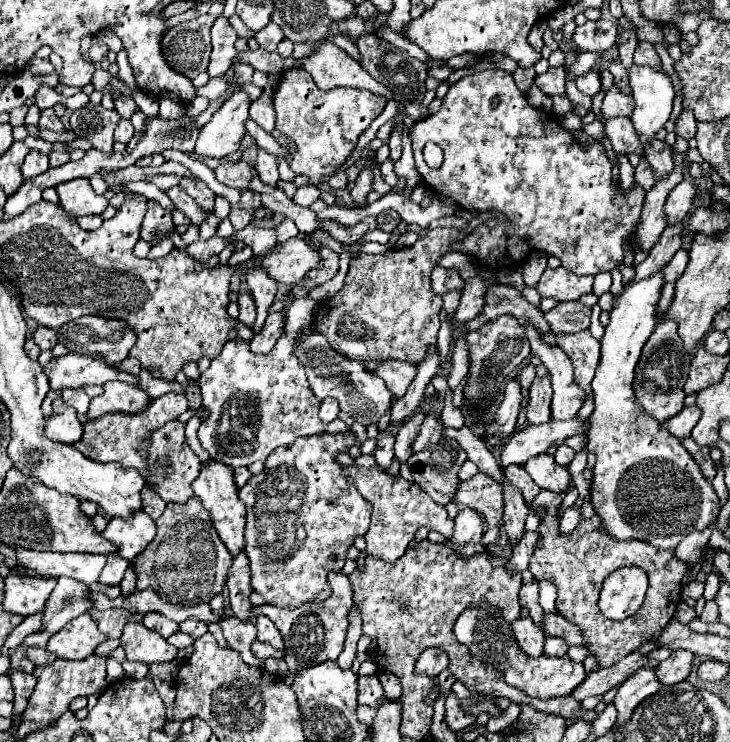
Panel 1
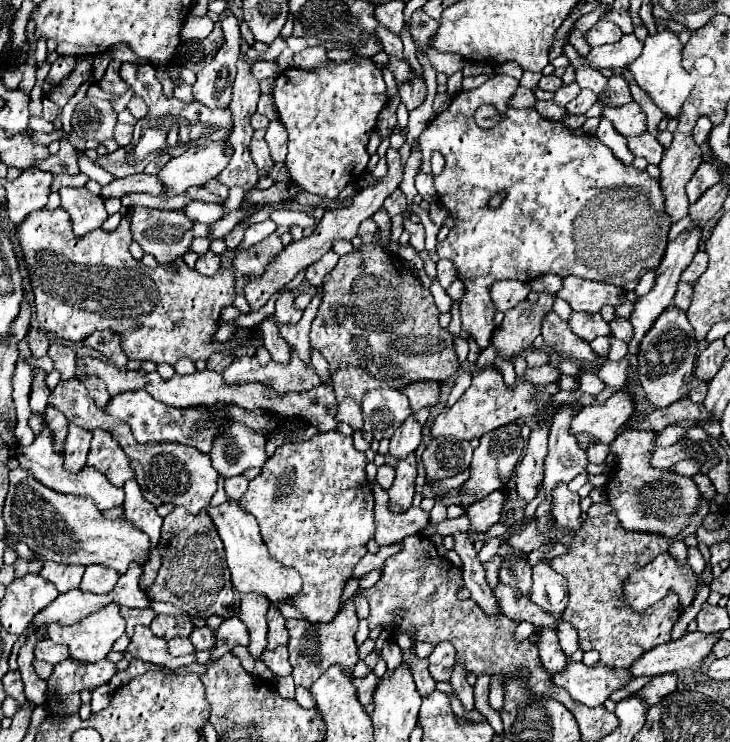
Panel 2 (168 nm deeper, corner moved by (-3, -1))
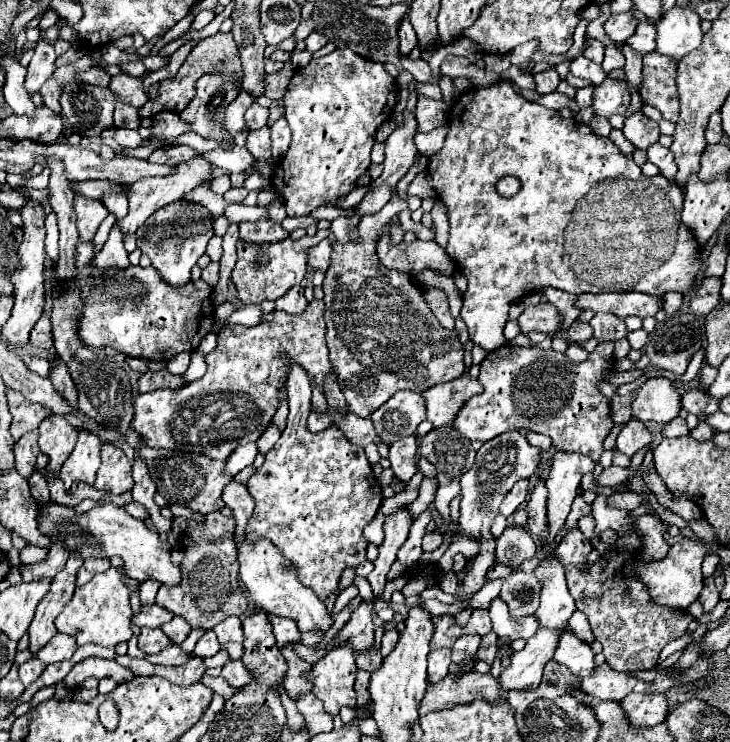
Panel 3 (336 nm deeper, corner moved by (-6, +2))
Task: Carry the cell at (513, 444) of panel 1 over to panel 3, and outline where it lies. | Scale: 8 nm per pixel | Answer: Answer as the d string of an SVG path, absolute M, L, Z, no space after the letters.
M655 376L647 380L633 402L633 418L641 422L667 424L681 412L681 392L665 376Z

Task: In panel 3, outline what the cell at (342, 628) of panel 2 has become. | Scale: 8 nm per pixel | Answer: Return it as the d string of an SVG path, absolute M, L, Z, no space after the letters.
M333 648L325 654L313 670L309 672L309 680L313 680L313 694L325 704L325 710L331 716L337 716L343 706L355 706L355 656L351 648Z

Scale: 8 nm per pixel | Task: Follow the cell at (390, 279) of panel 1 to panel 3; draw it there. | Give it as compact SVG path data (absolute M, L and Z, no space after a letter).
M393 194L381 212L363 216L359 222L361 240L357 244L333 242L331 266L323 280L329 358L349 410L361 418L371 416L397 390L425 392L465 372L463 344L457 332L445 330L437 322L409 276L393 272L377 260L375 238L379 230L405 209L407 202Z

